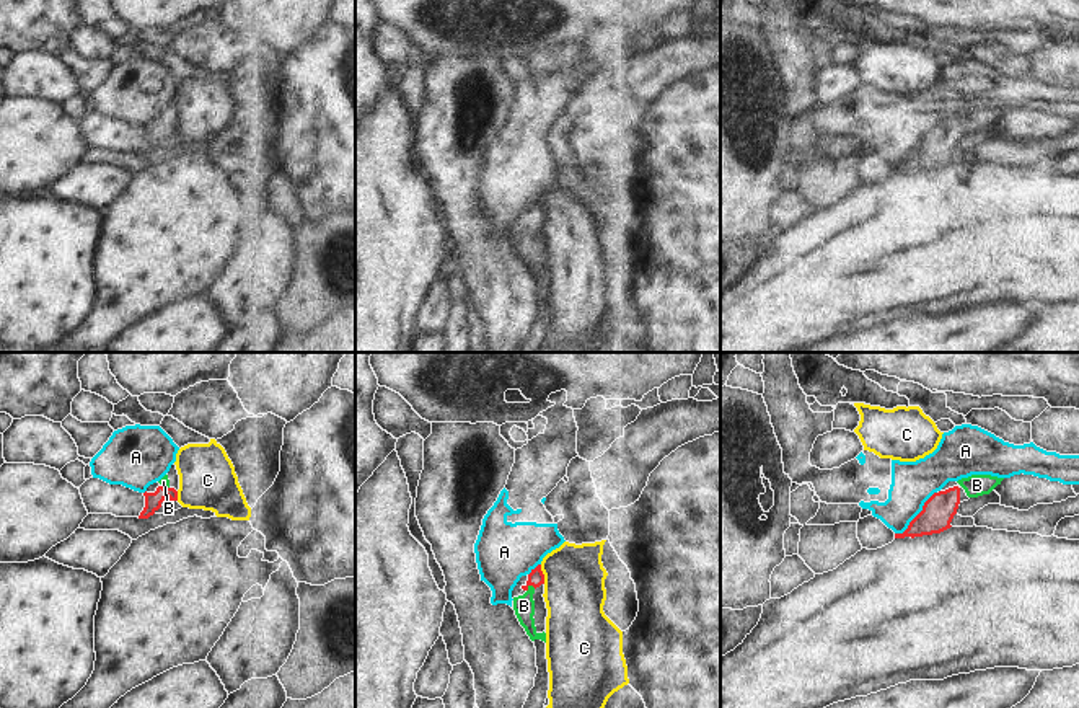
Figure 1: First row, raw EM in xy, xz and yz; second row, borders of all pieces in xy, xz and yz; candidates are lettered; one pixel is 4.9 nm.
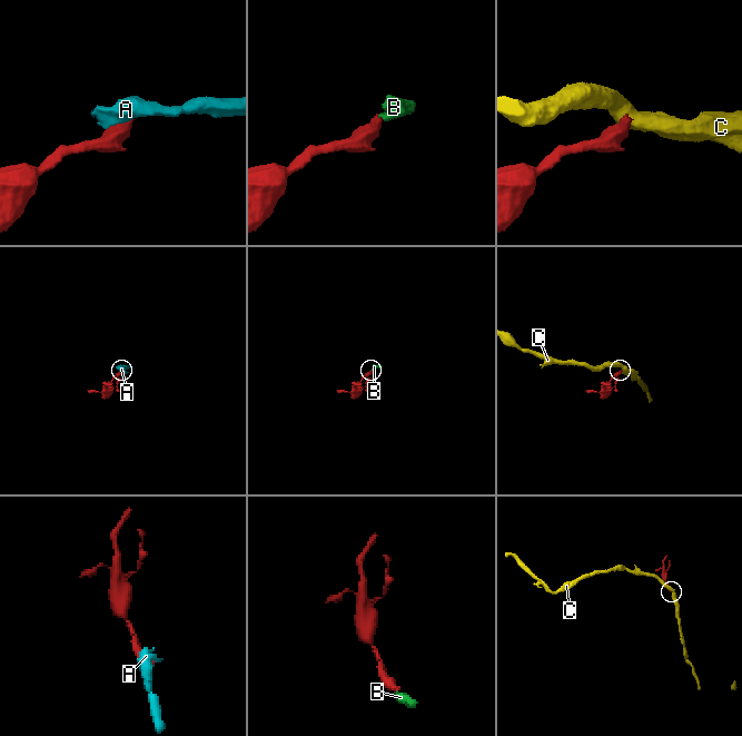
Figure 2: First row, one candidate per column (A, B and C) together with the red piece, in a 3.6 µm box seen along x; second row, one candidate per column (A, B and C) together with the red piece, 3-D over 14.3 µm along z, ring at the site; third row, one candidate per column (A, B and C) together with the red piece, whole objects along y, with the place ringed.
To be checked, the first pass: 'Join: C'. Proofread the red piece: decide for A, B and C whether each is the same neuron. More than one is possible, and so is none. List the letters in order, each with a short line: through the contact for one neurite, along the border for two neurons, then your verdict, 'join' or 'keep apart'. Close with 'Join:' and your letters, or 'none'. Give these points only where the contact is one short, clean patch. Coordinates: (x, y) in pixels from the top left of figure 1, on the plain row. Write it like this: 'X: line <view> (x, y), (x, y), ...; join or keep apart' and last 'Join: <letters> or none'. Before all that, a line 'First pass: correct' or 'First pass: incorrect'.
First pass: incorrect
A: keep apart
B: join
C: keep apart
Join: B

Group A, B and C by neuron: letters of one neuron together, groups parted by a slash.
A / B / C

